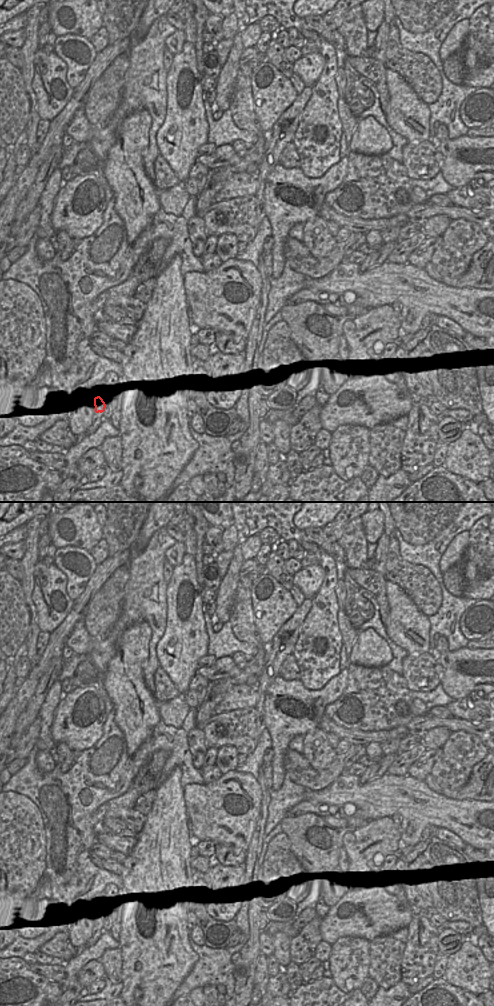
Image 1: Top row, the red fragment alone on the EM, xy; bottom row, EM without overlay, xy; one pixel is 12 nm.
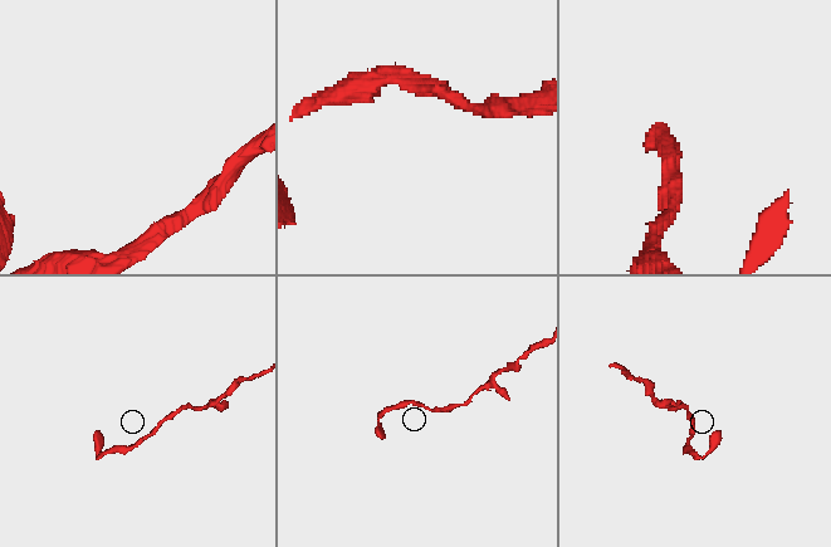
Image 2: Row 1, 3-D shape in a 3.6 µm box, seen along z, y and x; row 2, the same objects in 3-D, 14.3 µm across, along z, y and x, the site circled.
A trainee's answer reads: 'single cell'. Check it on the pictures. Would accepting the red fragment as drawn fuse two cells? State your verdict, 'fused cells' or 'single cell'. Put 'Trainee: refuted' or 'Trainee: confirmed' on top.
Trainee: refuted
fused cells

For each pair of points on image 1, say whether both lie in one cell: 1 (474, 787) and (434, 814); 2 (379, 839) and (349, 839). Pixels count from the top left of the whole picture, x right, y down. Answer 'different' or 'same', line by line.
1: different
2: same

